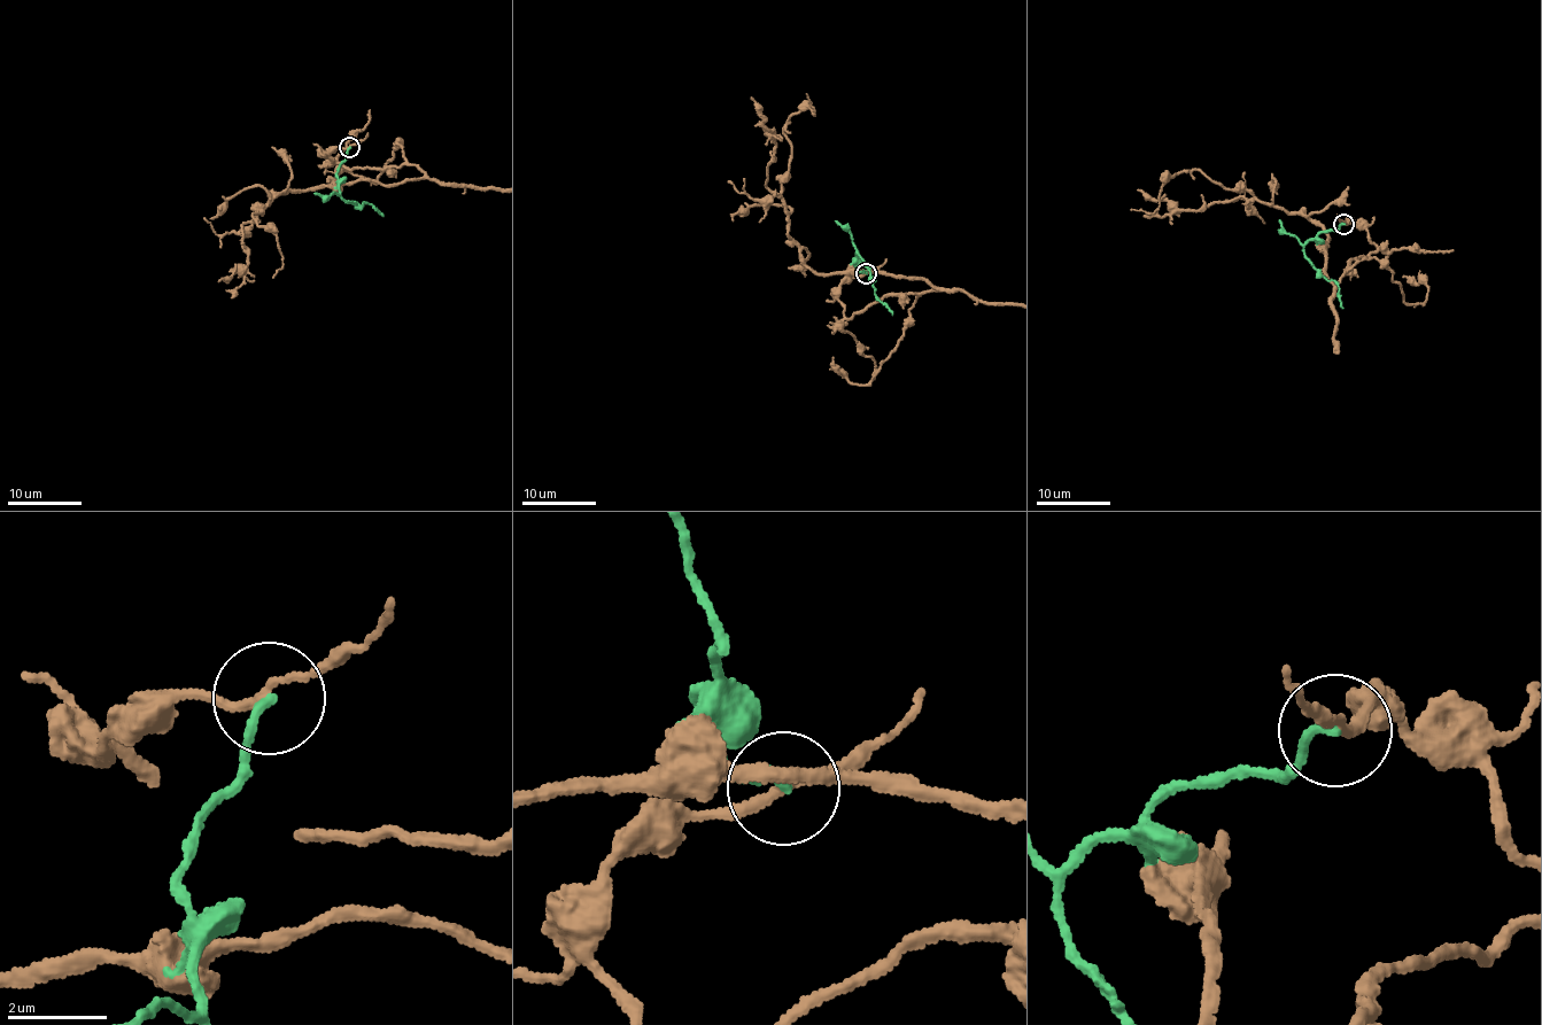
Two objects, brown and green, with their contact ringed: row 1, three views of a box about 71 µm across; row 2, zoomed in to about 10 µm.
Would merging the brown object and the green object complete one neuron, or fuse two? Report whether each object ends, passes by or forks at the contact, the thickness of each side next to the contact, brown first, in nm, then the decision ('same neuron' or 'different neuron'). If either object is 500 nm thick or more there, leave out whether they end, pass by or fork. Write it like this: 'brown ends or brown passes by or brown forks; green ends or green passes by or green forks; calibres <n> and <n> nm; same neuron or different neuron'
brown passes by; green ends; calibres 160 and 180 nm; different neuron

